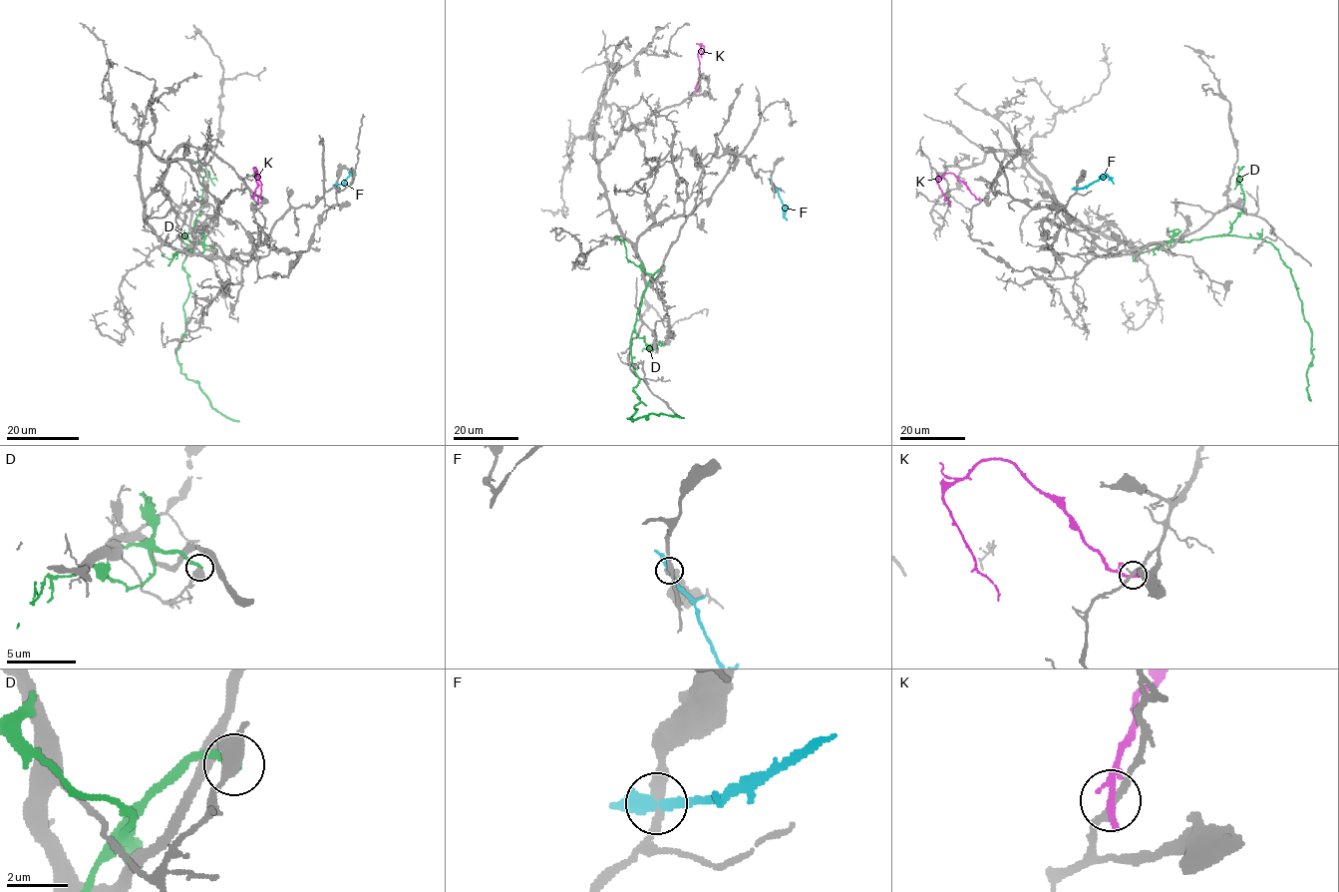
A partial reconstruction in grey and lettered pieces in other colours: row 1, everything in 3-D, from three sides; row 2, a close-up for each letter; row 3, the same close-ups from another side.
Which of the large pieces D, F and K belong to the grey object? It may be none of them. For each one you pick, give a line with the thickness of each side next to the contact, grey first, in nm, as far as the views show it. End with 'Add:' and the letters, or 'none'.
Add: none

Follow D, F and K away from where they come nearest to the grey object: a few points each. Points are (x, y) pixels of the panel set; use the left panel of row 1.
D: (216, 249), (179, 238), (189, 246), (182, 268), (189, 291), (176, 361), (214, 408), (238, 421)
F: (336, 185), (341, 185), (350, 172), (354, 179)
K: (252, 198), (257, 186), (254, 167), (260, 185), (259, 205)

